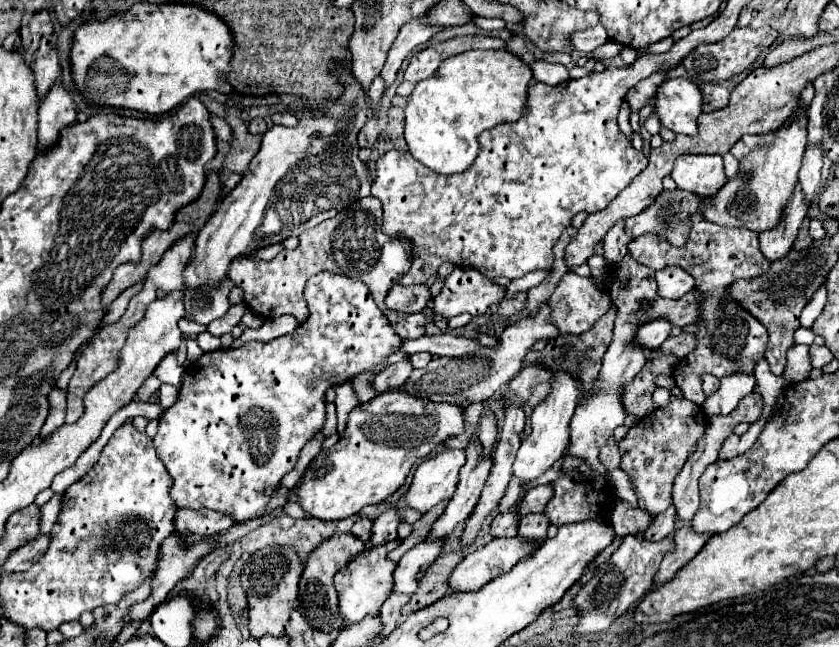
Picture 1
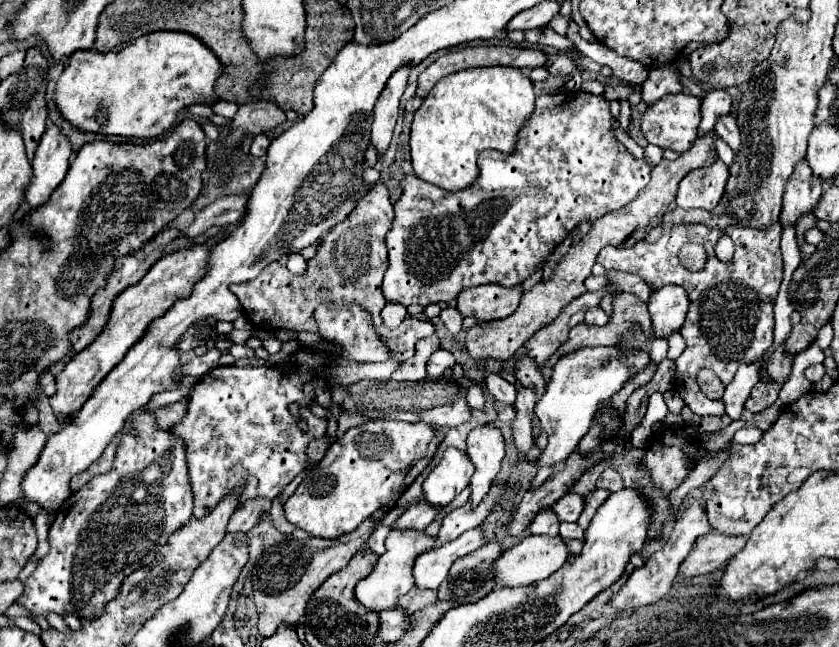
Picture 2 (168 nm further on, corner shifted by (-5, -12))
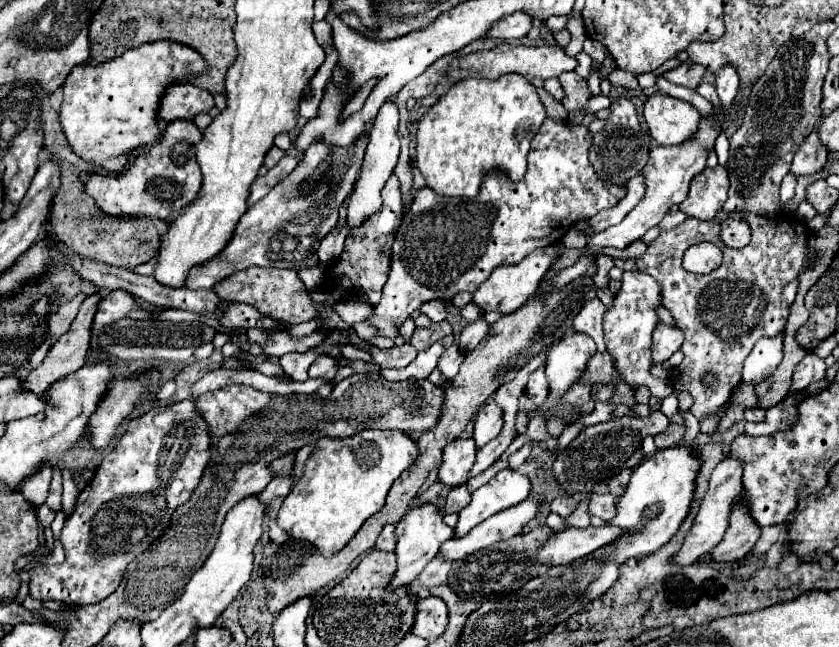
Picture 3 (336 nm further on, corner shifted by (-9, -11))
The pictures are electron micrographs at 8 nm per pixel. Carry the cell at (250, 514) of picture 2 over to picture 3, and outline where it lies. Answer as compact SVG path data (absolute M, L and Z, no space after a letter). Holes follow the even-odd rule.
M294 469L288 473L288 475L282 475L282 477L276 477L268 483L268 487L260 493L260 499L270 505L280 493L284 493L284 497L292 491L292 479L294 479Z

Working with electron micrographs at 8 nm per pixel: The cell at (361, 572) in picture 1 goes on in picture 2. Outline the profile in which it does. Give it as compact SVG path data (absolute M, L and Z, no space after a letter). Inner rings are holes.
M392 530L386 538L386 552L378 558L372 572L364 580L360 580L354 588L354 596L360 602L360 606L366 608L368 612L382 612L386 608L396 608L400 594L404 596L414 586L414 578L412 578L414 560L418 558L418 554L430 550L432 546L434 546L434 538L426 536L424 532Z

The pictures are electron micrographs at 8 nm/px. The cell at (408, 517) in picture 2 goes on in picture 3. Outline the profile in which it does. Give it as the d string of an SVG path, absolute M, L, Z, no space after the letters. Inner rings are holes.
M460 485L456 489L452 489L448 495L446 495L446 507L442 509L446 515L448 513L458 513L462 507L466 507L472 499L472 491L468 489L468 485Z

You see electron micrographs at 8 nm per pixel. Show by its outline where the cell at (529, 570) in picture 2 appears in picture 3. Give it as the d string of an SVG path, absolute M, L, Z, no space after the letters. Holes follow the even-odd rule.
M602 525L602 527L586 527L586 529L568 529L562 531L546 541L546 545L540 549L540 563L546 567L572 563L576 559L588 557L592 551L614 543L620 539L624 529Z

